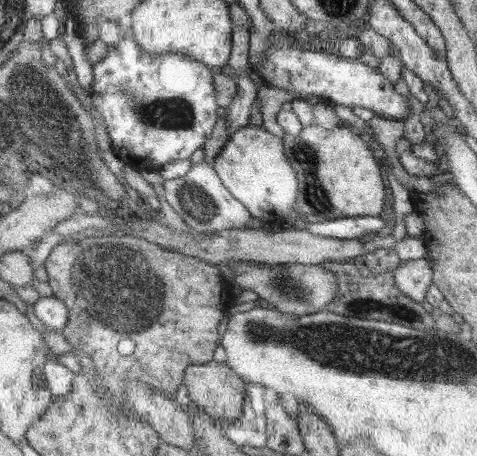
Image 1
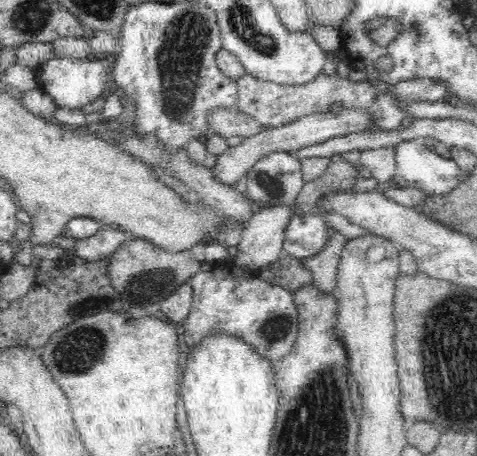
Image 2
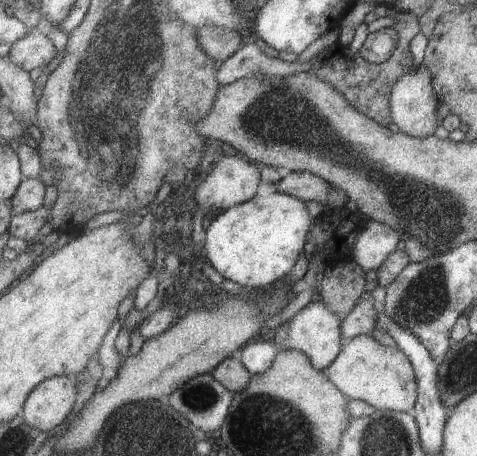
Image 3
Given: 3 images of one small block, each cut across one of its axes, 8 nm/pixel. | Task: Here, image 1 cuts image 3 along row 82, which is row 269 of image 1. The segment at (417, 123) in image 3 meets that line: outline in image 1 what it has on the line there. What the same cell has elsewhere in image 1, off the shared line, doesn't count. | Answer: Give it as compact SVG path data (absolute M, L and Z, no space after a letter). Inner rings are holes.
M429 258L407 260L395 270L395 280L403 296L411 298L417 304L423 304L427 288L435 284L435 270Z

